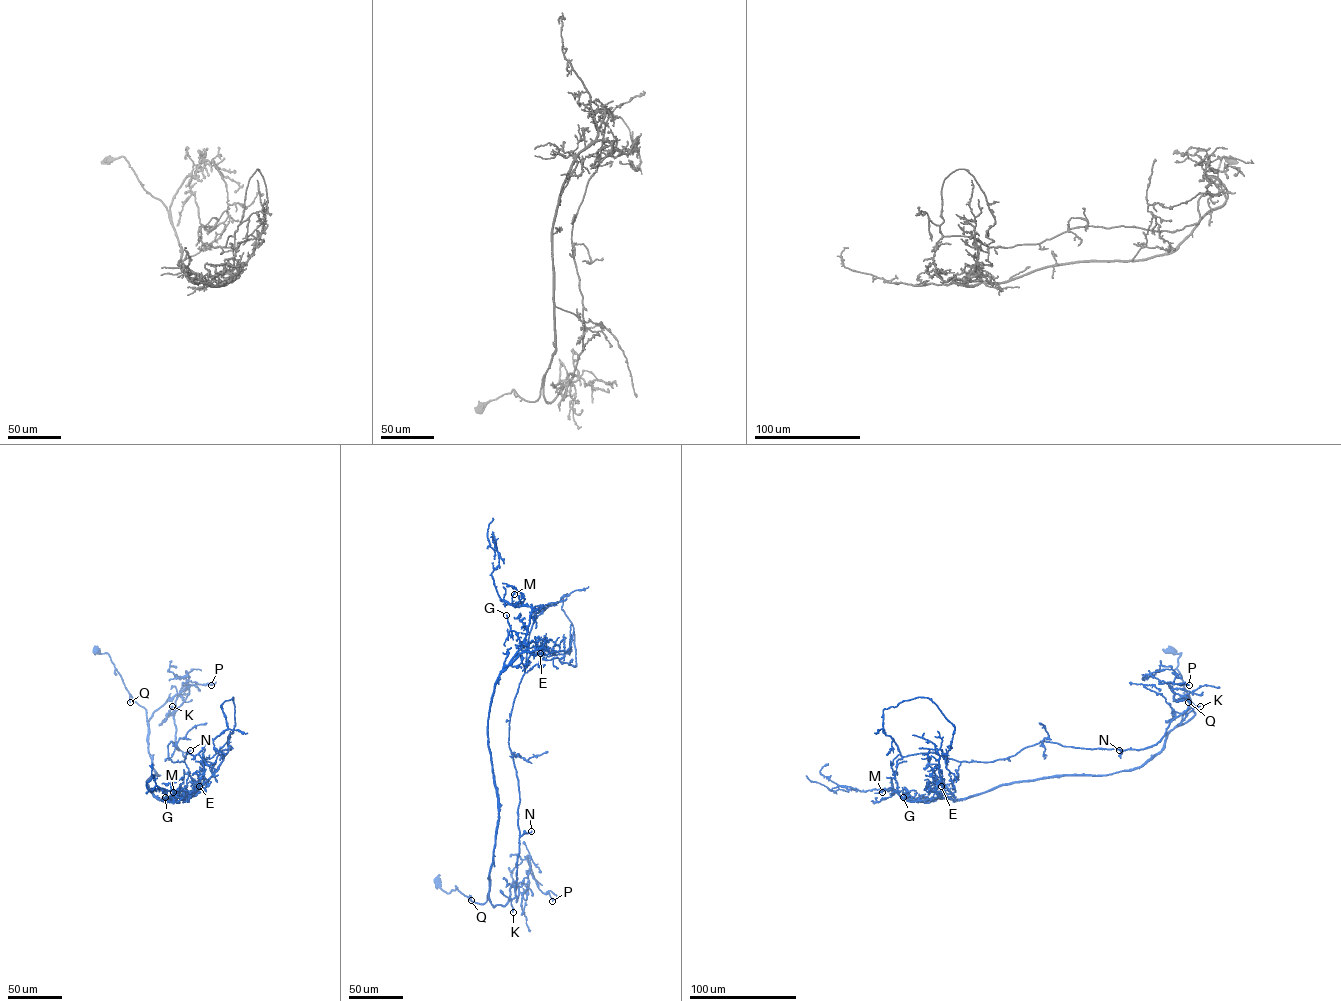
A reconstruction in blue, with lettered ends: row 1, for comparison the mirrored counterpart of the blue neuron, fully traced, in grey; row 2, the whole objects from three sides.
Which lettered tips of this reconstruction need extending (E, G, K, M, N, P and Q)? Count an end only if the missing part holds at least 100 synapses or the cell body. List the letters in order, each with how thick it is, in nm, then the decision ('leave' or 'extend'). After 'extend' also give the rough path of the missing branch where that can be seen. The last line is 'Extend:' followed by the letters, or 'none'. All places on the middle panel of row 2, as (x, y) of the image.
E: 80 nm thick; leave
G: 180 nm thick; leave
K: 160 nm thick; leave
M: 160 nm thick; leave
N: 240 nm thick; extend; missing branch runs (531, 831), (538, 835), (546, 831), (562, 841), (563, 866), (584, 877), (587, 900)
P: 240 nm thick; leave
Q: 140 nm thick; leave
Extend: N

